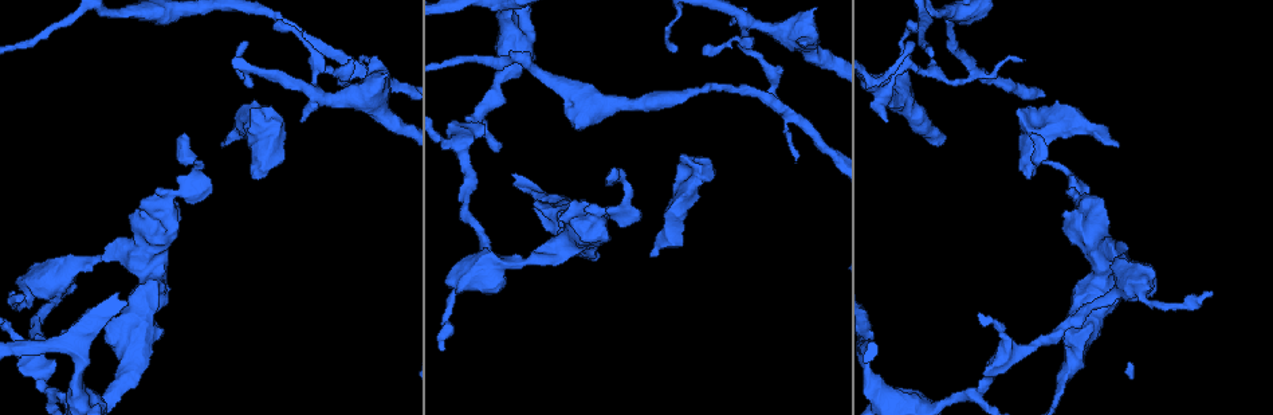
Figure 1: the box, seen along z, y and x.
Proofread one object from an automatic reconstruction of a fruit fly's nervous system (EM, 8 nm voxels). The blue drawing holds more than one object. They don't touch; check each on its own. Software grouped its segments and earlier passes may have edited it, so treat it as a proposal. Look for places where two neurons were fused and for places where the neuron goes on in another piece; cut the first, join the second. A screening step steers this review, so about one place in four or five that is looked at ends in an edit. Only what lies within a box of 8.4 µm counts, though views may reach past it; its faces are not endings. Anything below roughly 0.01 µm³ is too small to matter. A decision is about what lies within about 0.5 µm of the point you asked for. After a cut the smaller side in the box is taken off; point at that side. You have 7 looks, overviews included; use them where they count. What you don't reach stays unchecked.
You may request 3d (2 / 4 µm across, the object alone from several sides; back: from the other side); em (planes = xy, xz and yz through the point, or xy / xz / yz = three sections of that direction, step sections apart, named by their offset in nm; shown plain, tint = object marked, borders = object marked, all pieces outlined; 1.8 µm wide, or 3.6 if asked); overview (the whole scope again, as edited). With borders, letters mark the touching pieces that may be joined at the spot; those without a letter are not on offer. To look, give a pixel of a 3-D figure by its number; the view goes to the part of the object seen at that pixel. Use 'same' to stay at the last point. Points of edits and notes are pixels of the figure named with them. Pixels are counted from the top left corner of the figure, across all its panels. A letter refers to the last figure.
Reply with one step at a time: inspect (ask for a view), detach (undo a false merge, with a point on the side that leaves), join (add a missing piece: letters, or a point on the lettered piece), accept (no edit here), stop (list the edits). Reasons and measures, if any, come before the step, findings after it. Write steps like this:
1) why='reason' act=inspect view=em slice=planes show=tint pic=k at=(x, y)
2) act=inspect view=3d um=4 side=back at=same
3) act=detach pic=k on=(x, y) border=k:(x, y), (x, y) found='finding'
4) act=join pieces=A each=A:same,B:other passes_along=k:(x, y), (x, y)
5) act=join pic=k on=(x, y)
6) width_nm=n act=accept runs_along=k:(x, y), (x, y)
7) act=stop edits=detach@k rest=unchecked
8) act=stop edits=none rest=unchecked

why='sharp bend' act=inspect view=3d um=4 pic=1 at=(321, 62)

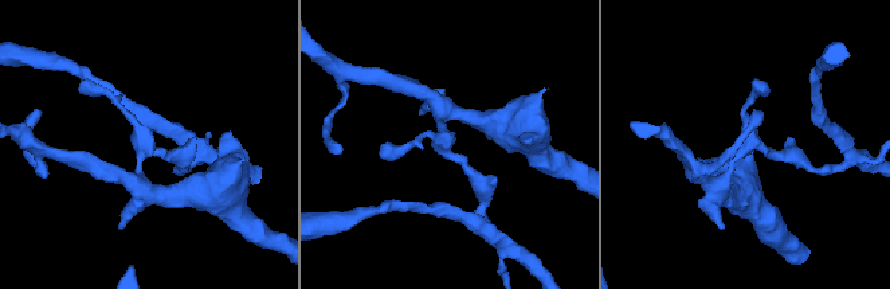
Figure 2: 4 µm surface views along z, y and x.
why='shape alone is not enough' act=inspect view=em slice=xz step=16 show=borders pic=2 at=(751, 147)

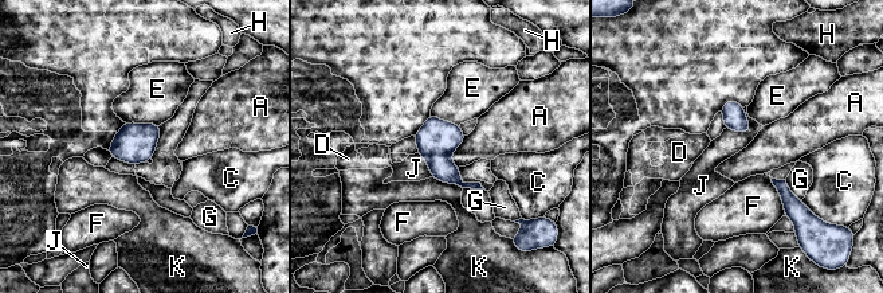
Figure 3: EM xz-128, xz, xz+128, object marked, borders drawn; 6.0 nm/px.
width_nm=60 act=accept each=A:other,C:other,D:other,E:other,F:other,G:other,H:other,J:other,K:other border=3:(745, 106), (750, 129), (725, 129) found='continuous, no second neuron'

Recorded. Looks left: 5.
why='thin neck' act=inspect view=em um=3.6 slice=planes show=tint pic=1 at=(136, 257)

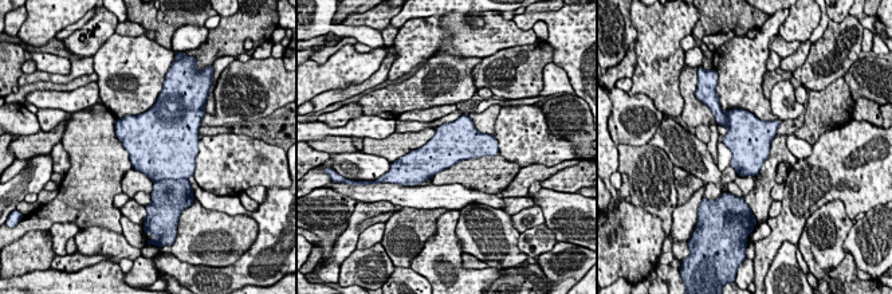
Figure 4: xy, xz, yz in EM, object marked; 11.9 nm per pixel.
act=inspect view=em um=3.6 slice=planes show=borders at=same

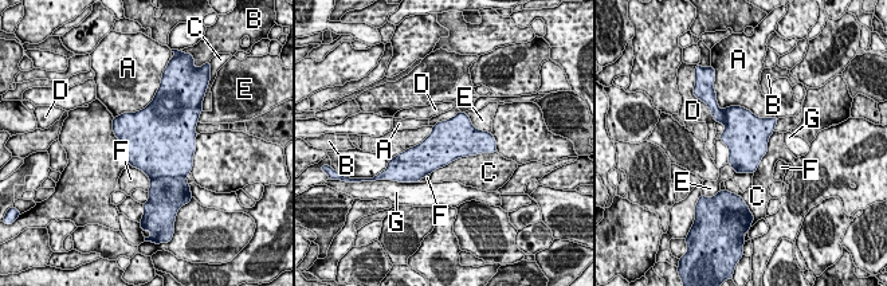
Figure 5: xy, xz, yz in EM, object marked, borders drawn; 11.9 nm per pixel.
longest_contact=C:800nm act=detach pic=5 on=(167, 194) each=A:other,B:other,C:other,D:other,E:other,F:other,G:other border=5:(176, 175), (163, 175), (150, 180) found='a second neuron is stuck on'

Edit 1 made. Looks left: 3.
why='free end' act=inspect view=em slice=xz step=4 show=borders pic=1 at=(1031, 179)

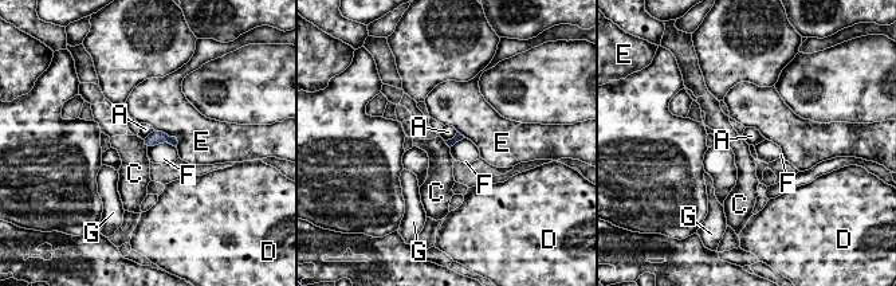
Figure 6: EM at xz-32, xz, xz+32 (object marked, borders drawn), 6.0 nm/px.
act=inspect view=em slice=planes show=borders at=same

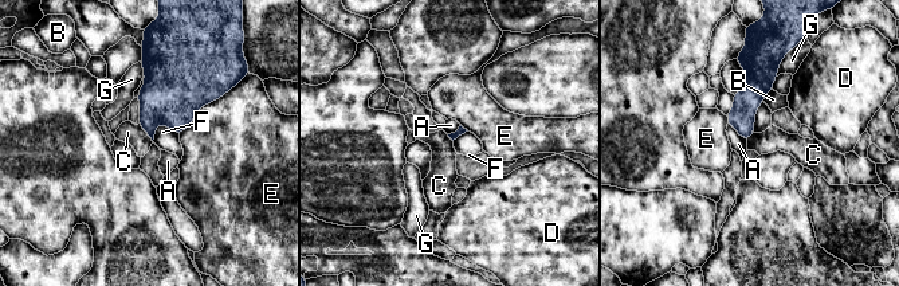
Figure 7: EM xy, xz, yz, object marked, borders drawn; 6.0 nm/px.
act=accept each=A:other,B:other,C:other,D:other,E:other,F:other,G:other border=7:(138, 122), (152, 141) found='no lettered piece goes on from it'

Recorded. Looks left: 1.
act=stop edits=detach@5 rest=unchecked

